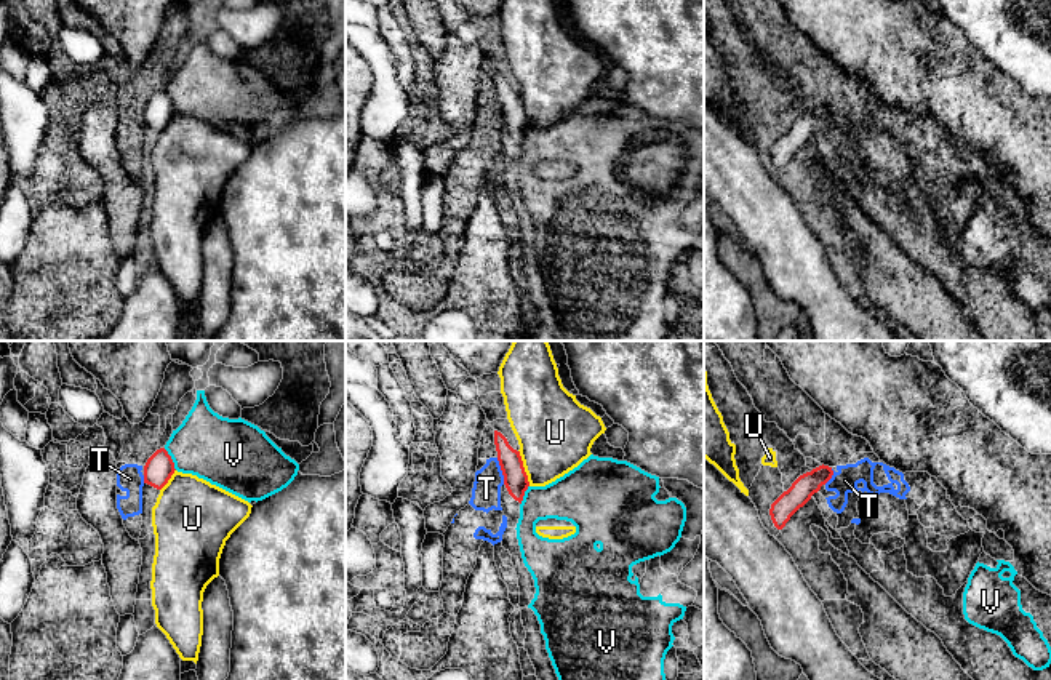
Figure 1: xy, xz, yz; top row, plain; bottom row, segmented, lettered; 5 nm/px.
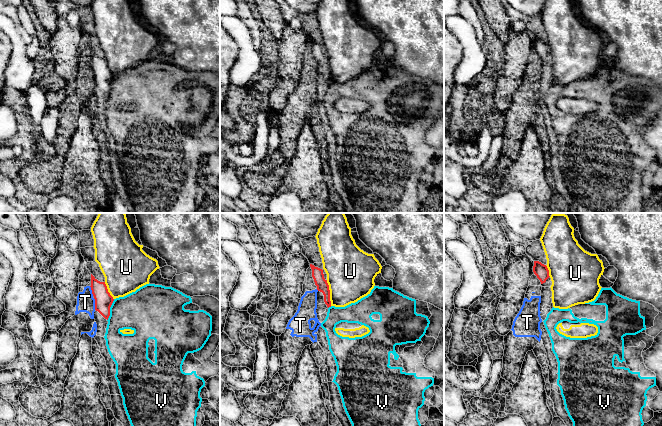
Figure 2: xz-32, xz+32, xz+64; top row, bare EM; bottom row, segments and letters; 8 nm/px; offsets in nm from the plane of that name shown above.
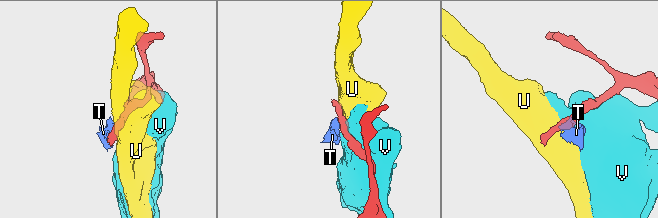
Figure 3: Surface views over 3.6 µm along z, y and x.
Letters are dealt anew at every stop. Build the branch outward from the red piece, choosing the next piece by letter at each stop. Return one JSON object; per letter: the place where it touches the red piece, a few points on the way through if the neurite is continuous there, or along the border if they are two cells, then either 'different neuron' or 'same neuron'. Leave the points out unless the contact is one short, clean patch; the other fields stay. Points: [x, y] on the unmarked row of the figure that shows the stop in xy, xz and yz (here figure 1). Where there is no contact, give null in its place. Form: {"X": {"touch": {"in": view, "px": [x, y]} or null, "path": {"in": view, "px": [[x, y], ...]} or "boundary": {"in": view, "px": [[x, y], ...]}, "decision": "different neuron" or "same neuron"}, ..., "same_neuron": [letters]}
{"T": {"touch": {"in": "xz", "px": [501, 111]}, "boundary": {"in": "xz", "px": [[496, 100], [504, 125]]}, "decision": "different neuron"}, "U": {"touch": {"in": "xz", "px": [523, 109]}, "boundary": {"in": "xz", "px": [[519, 92], [530, 127]]}, "decision": "different neuron"}, "V": {"touch": {"in": "xy", "px": [171, 101]}, "decision": "different neuron"}, "same_neuron": []}

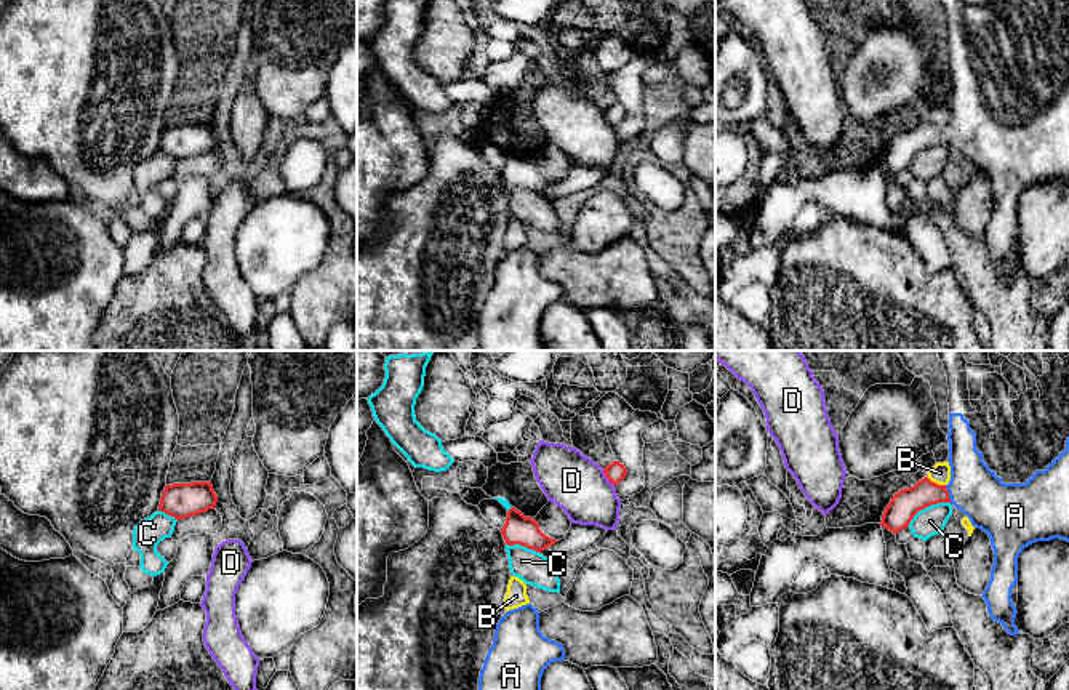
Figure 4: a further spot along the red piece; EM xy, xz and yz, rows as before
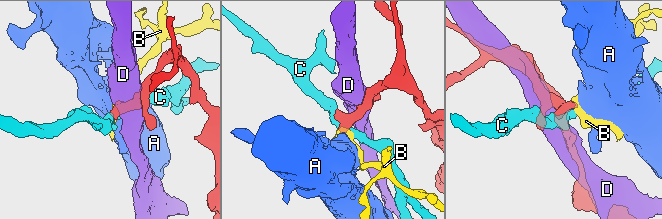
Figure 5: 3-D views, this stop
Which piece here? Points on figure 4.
{"A": {"touch": {"in": "yz", "px": [948, 135]}, "path": {"in": "yz", "px": [[906, 144], [924, 135], [948, 135], [978, 135], [994, 148]]}, "decision": "same neuron"}, "B": {"touch": {"in": "yz", "px": [936, 125]}, "boundary": {"in": "yz", "px": [[927, 117], [944, 127]]}, "decision": "different neuron"}, "C": {"touch": {"in": "yz", "px": [927, 148]}, "decision": "different neuron"}, "D": {"touch": {"in": "xz", "px": [605, 117]}, "decision": "different neuron"}, "same_neuron": ["A"]}

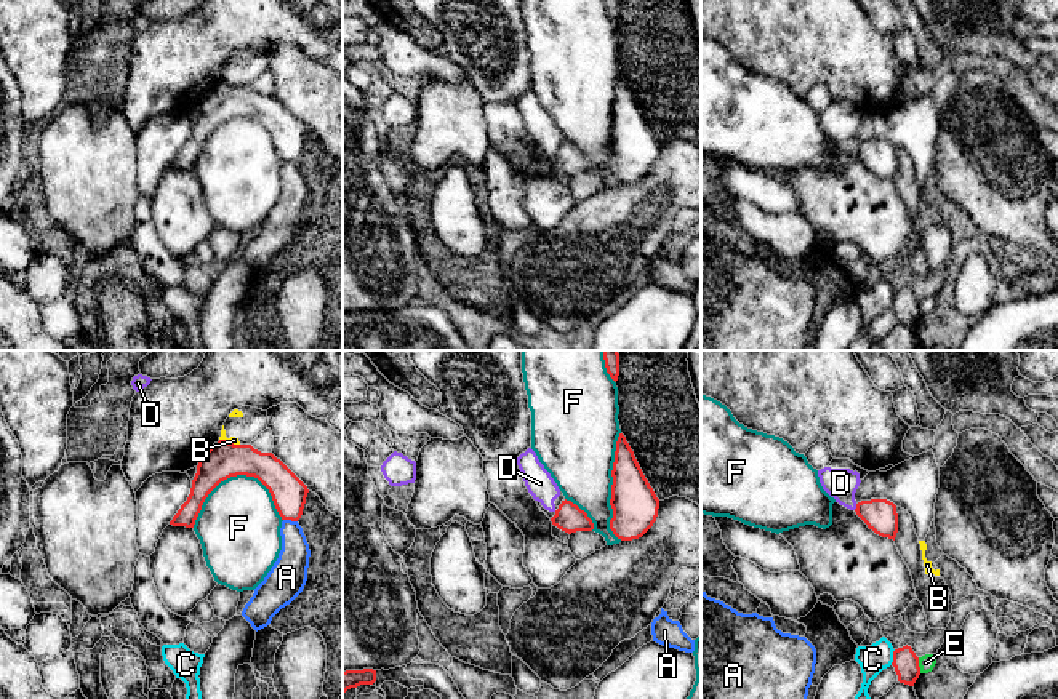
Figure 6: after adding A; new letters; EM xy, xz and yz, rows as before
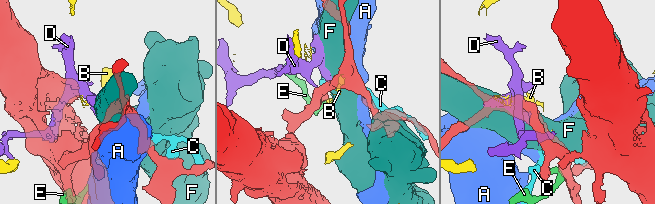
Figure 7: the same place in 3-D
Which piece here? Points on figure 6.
{"A": {"touch": {"in": "xy", "px": [290, 160]}, "decision": "different neuron"}, "B": {"touch": {"in": "xy", "px": [229, 85]}, "boundary": {"in": "xy", "px": [[220, 80], [239, 87]]}, "decision": "different neuron"}, "C": {"touch": {"in": "yz", "px": [893, 299]}, "decision": "different neuron"}, "D": {"touch": {"in": "yz", "px": [857, 149]}, "boundary": {"in": "yz", "px": [[857, 146], [853, 151]]}, "decision": "different neuron"}, "E": {"touch": {"in": "yz", "px": [917, 307]}, "decision": "different neuron"}, "F": {"touch": {"in": "xy", "px": [236, 117]}, "decision": "different neuron"}, "same_neuron": []}

